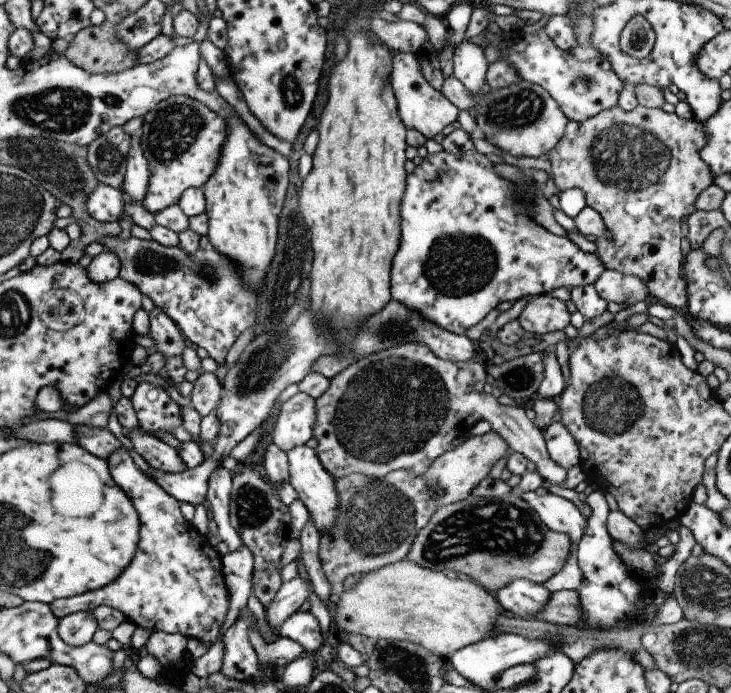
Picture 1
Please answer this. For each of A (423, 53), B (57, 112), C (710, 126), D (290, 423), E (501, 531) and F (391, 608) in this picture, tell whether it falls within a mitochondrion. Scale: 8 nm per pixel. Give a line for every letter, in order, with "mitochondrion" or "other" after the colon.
A: other
B: mitochondrion
C: other
D: other
E: mitochondrion
F: other

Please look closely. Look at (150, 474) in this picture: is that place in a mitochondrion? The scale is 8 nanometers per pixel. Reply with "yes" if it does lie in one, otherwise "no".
no

